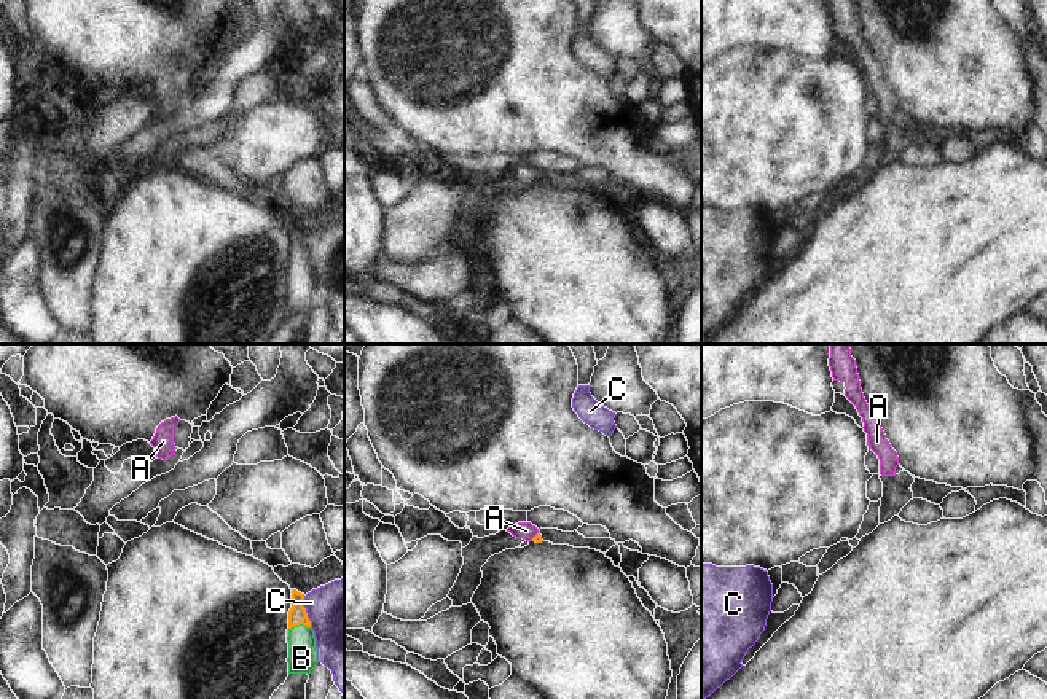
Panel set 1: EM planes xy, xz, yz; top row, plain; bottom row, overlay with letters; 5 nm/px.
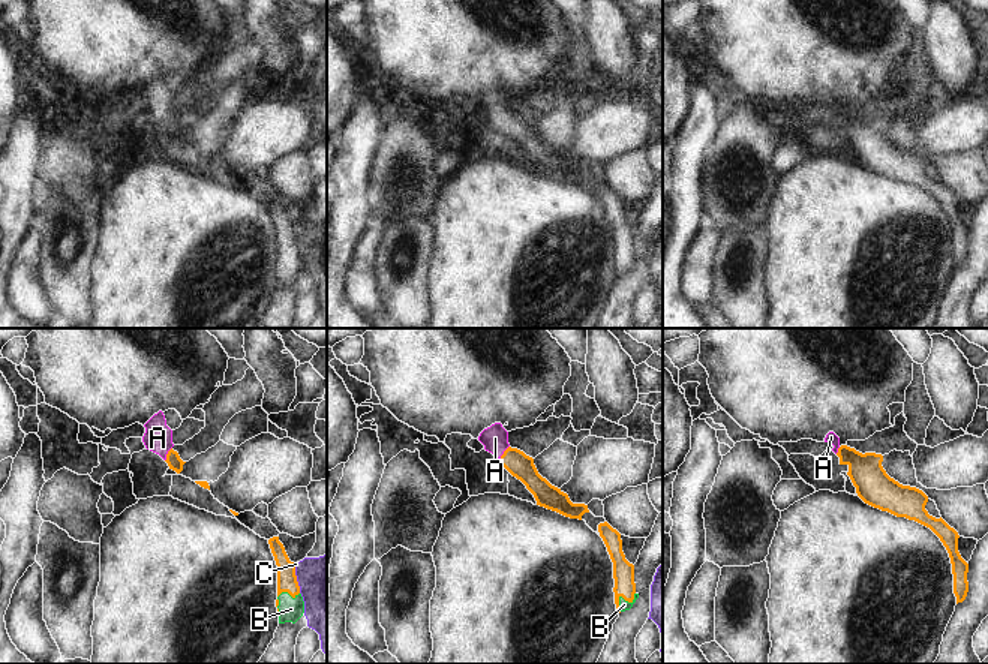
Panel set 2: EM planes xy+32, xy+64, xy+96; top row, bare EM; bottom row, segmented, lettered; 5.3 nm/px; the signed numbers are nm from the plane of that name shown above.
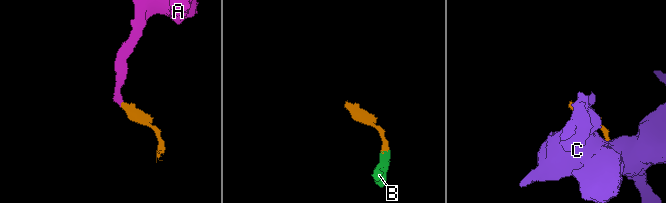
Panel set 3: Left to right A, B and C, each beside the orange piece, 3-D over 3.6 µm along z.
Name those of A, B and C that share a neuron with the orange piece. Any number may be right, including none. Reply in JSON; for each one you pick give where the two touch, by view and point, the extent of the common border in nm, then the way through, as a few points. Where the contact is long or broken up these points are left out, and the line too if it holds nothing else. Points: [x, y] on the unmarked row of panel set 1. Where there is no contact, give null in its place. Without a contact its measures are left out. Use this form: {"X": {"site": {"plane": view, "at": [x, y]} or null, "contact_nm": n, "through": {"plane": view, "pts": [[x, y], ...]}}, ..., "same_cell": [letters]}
{"A": {"site": {"plane": "xz", "at": [536, 179]}, "contact_nm": 70, "through": {"plane": "xz", "pts": [[537, 182], [536, 179], [526, 174]]}}, "B": {"site": {"plane": "xy", "at": [294, 269]}, "contact_nm": 150, "through": {"plane": "xy", "pts": [[297, 258], [294, 269], [300, 279], [301, 301]]}}, "same_cell": ["A", "B"]}

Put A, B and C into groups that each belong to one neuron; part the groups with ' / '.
A B / C

